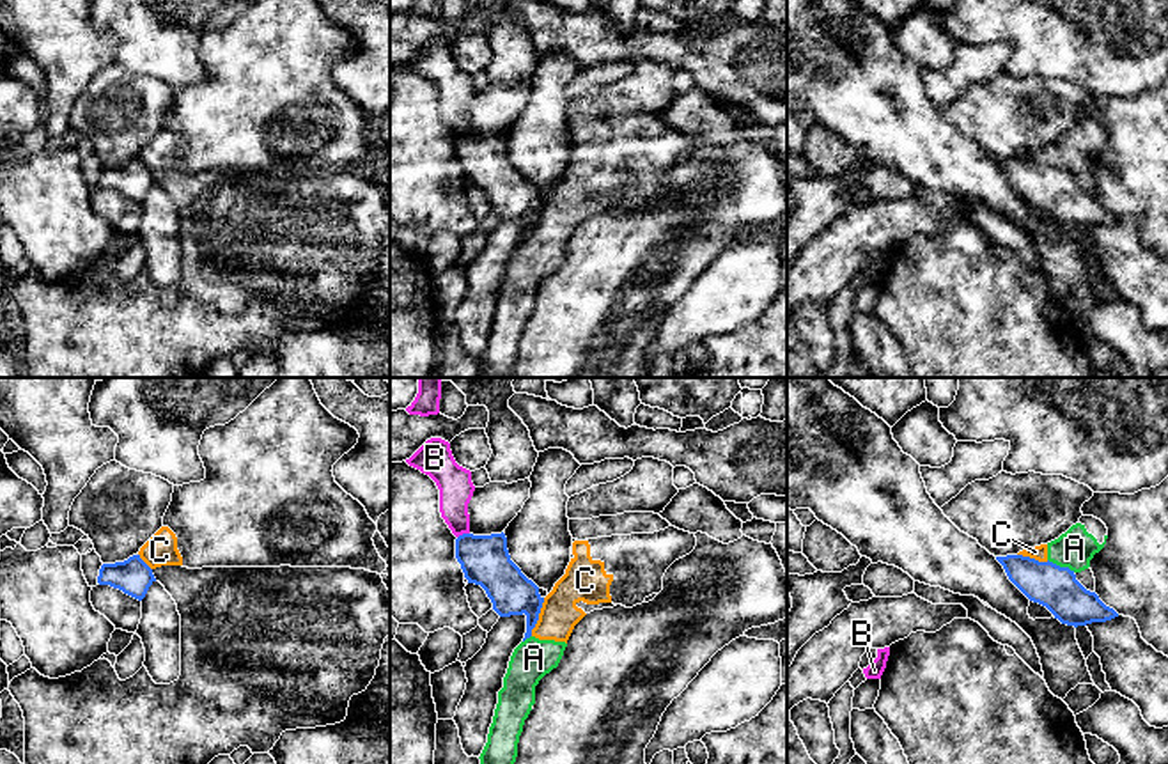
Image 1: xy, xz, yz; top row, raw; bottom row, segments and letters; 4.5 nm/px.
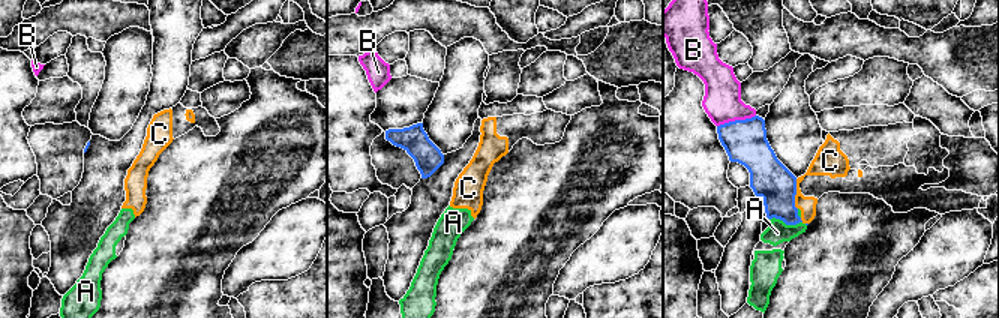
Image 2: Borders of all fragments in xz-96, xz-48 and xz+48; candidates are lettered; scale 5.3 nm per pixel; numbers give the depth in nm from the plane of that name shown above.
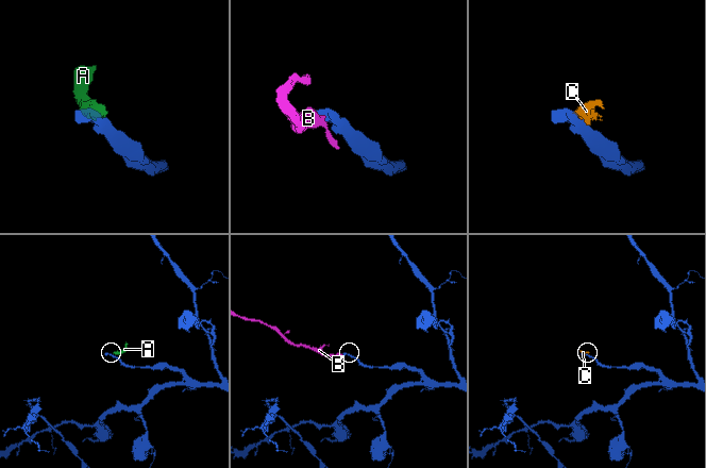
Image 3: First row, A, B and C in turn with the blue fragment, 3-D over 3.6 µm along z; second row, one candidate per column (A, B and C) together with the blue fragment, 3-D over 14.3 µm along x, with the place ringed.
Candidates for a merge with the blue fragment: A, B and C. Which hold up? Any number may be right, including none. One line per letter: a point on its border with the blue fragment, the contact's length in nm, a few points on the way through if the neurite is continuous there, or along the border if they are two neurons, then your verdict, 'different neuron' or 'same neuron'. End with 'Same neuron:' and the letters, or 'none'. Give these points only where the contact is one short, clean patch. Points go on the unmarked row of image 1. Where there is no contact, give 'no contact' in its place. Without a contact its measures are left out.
A: yz (1062, 171) | 140 nm | along yz (1048, 162), (1074, 174) | different neuron
B: xz (463, 137) | 60 nm | across xz (484, 162), (463, 137), (454, 114), (454, 85) | same neuron
C: xz (537, 220) | 190 nm | along xz (545, 201), (530, 238) | different neuron
Same neuron: B

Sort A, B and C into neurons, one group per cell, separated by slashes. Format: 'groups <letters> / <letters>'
groups A C / B

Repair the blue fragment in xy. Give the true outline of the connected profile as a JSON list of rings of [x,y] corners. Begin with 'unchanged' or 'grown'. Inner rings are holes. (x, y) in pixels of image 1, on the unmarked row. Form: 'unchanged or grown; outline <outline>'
unchanged; outline [[[133,158],[124,165],[103,167],[97,179],[99,188],[119,191],[138,204],[145,200],[154,184],[152,172],[140,158]]]

